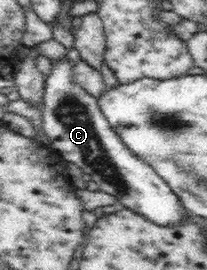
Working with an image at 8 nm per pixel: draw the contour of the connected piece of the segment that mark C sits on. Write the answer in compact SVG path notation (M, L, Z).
M68 59L51 60L51 73L44 77L45 107L42 127L53 146L64 160L79 166L84 174L99 185L99 189L117 198L117 206L129 208L151 222L172 226L184 220L186 209L179 203L169 185L139 157L135 157L113 131L105 118L98 99L86 93L73 80L73 63Z

